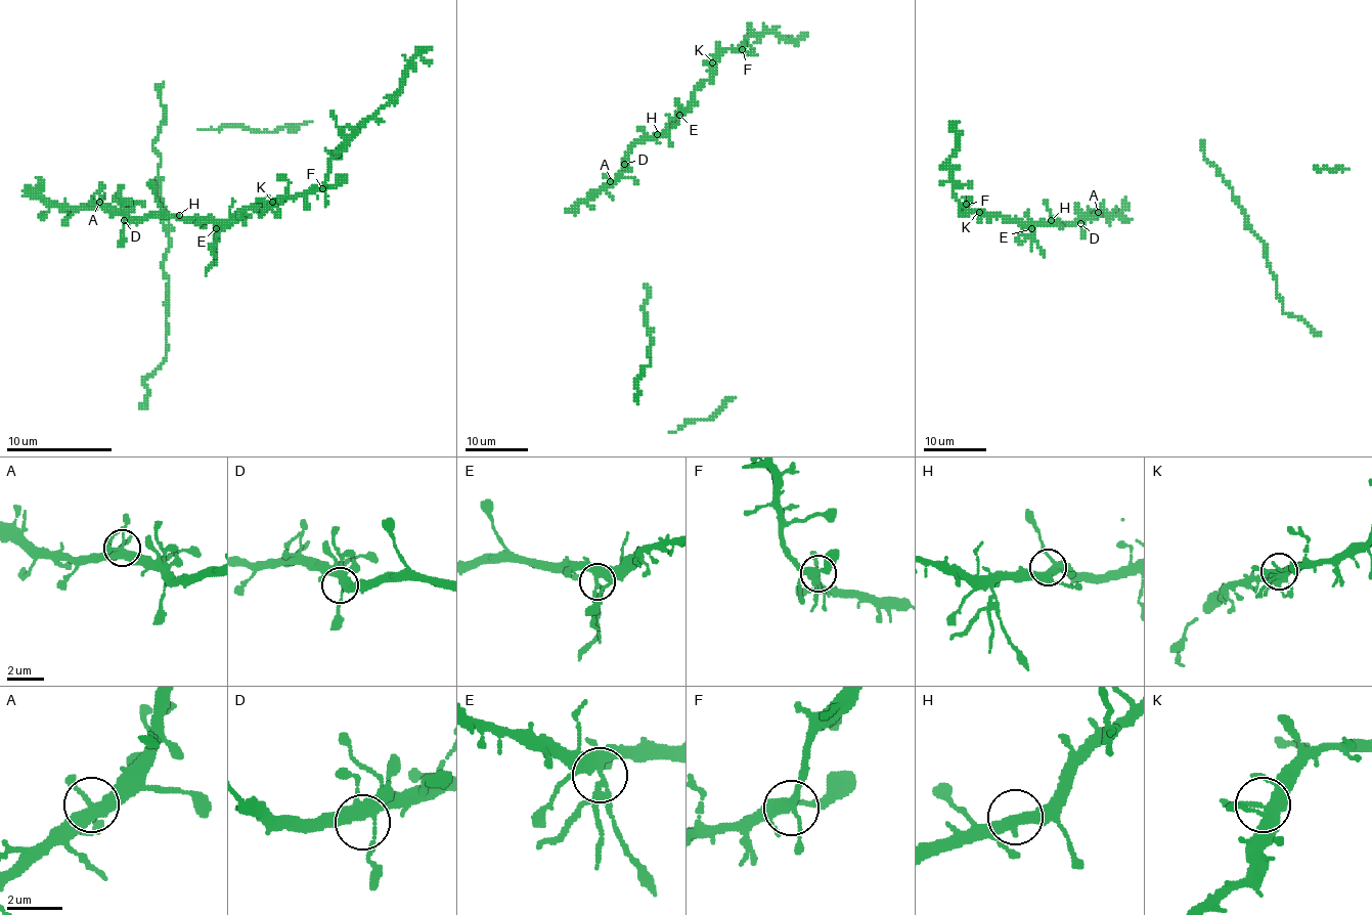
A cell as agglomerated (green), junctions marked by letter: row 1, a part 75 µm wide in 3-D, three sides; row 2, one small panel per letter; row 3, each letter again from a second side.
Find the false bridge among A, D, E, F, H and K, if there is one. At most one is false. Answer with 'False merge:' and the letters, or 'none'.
False merge: E

